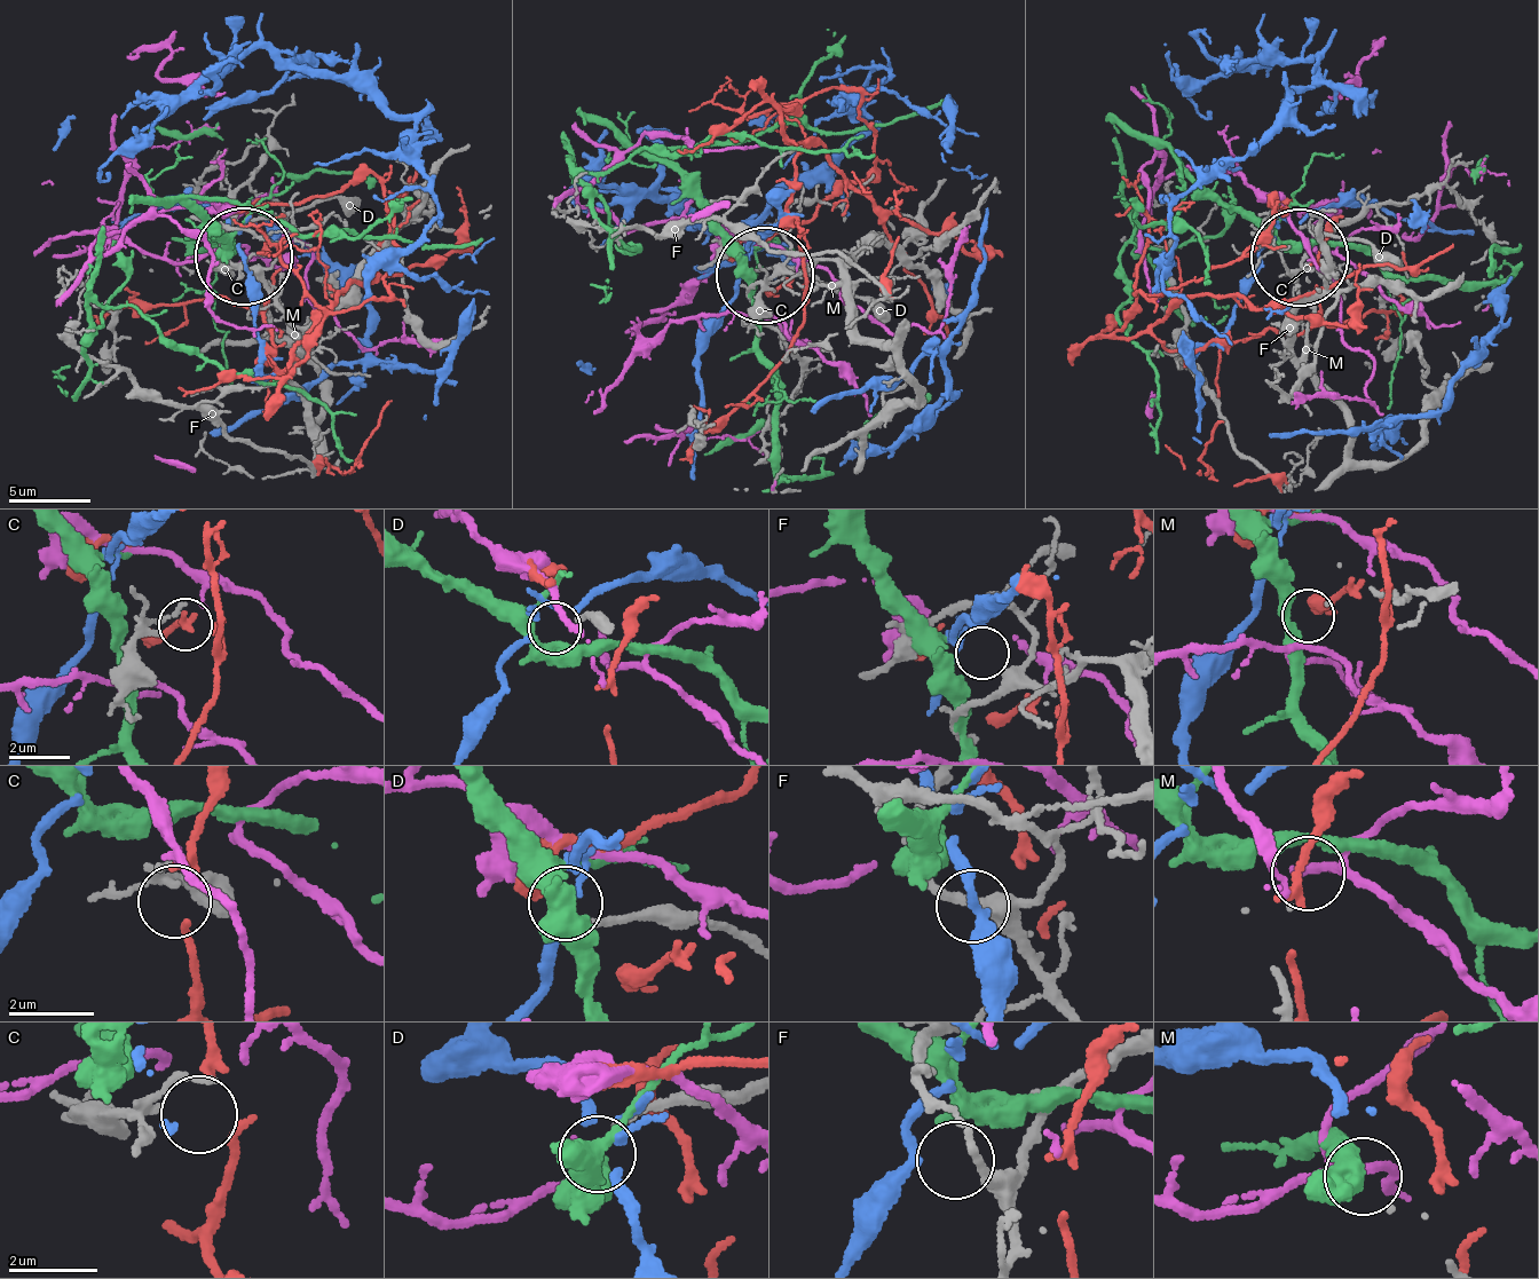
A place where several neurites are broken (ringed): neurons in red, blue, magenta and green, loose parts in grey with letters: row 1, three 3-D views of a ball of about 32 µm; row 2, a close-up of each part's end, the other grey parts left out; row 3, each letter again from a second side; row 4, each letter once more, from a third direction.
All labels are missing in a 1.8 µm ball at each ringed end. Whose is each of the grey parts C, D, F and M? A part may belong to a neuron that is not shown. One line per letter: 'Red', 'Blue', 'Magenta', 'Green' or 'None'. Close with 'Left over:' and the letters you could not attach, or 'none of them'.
C: Red
D: None
F: None
M: Green
Left over: D, F

